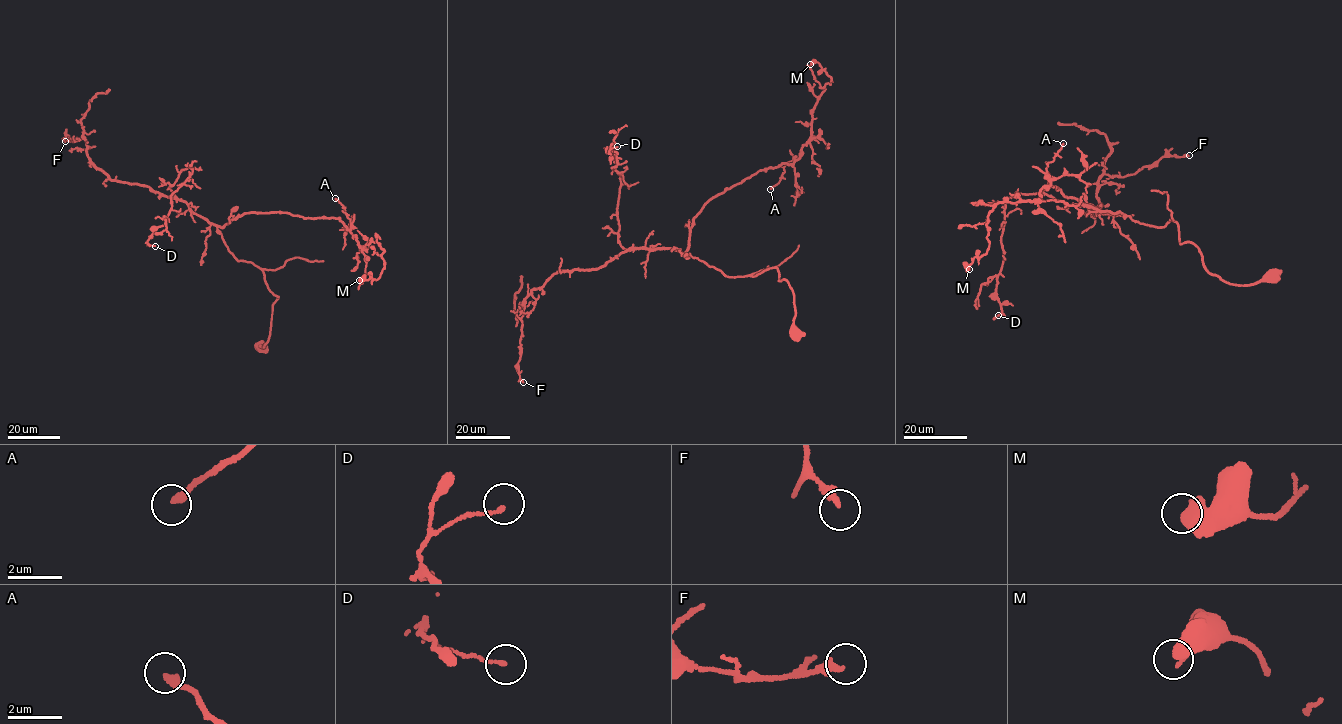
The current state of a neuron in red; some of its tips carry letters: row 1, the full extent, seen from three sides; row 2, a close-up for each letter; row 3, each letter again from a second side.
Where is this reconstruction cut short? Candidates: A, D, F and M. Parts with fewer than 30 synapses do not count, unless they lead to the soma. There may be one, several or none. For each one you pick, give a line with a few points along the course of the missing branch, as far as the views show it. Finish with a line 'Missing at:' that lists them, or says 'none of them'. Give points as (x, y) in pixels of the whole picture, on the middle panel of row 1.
Missing at: none of them

